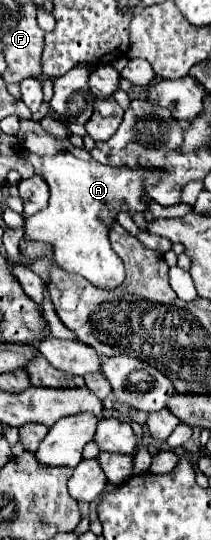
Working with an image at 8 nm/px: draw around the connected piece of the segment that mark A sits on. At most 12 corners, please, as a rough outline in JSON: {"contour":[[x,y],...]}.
{"contour":[[42,161],[50,205],[24,239],[66,273],[124,283],[118,213],[146,213],[160,167]]}

